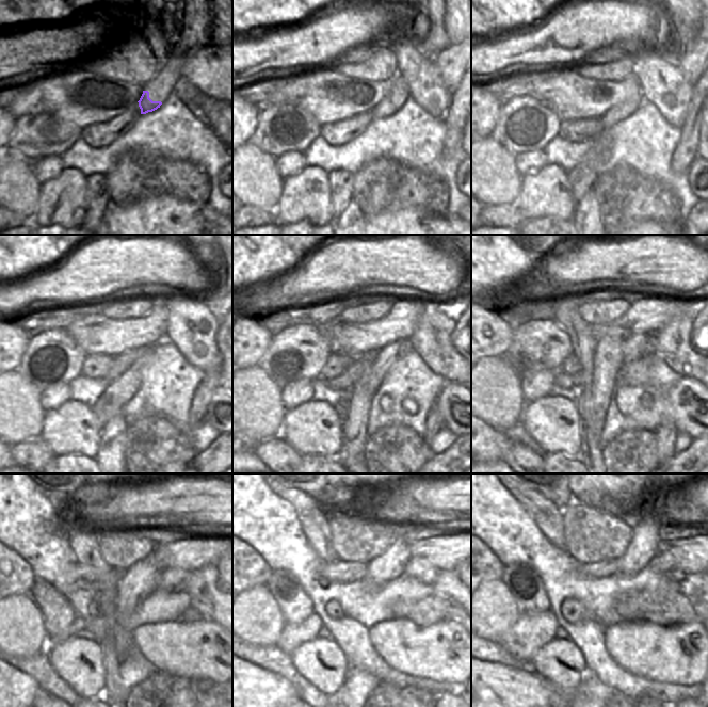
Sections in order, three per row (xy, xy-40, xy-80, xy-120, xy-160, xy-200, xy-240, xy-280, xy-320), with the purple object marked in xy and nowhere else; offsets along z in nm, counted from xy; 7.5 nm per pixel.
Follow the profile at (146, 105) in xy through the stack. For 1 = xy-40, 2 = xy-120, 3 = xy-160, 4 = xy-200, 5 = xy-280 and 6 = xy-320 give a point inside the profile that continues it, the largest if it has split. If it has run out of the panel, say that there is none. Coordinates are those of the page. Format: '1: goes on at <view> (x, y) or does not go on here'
1: goes on at xy-40 (386, 107)
2: goes on at xy-120 (122, 364)
3: goes on at xy-160 (359, 365)
4: goes on at xy-200 (564, 381)
5: goes on at xy-280 (292, 636)
6: goes on at xy-320 (531, 630)

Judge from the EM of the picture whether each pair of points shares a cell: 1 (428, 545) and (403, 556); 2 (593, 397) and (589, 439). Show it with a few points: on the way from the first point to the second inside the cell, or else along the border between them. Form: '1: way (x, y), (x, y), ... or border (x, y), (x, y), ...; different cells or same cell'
1: border (408, 543), (408, 551), (412, 557); different cells
2: border (582, 431), (589, 432), (599, 442); different cells

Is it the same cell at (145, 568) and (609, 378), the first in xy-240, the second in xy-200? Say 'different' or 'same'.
same

